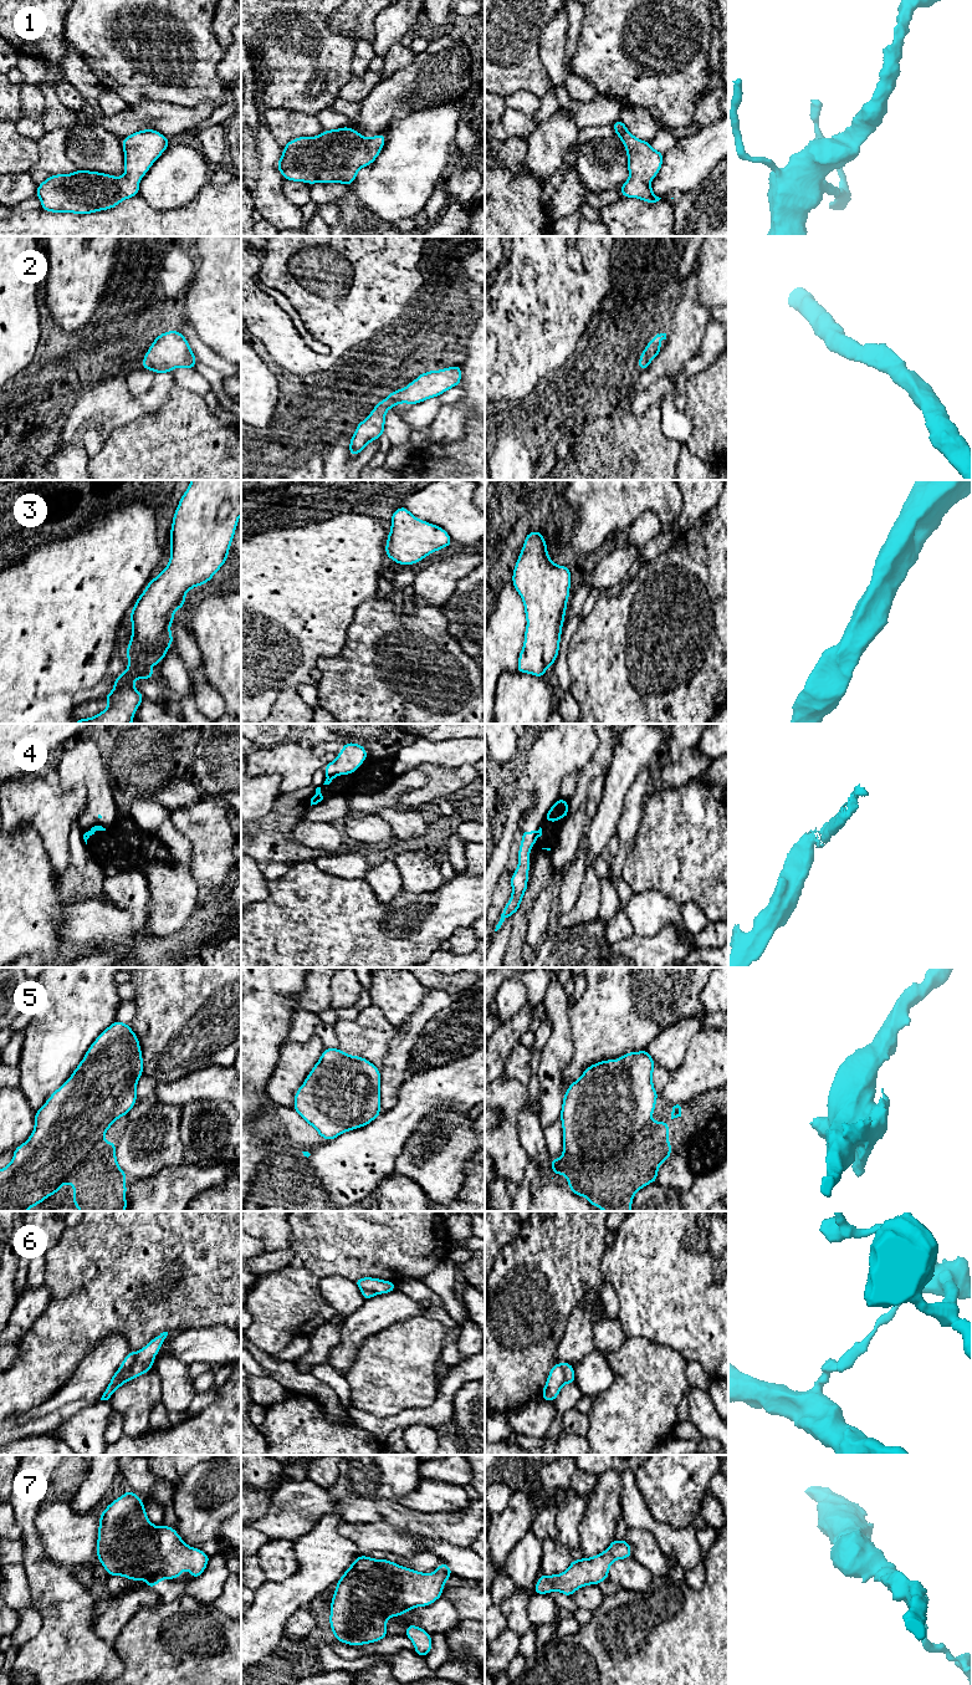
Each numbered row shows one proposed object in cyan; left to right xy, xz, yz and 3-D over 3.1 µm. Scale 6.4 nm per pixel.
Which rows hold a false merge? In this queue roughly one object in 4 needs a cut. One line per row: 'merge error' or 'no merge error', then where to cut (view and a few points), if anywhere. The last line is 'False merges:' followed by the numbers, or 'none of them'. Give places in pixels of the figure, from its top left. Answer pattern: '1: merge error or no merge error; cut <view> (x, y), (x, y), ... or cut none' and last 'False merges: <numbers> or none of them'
1: no merge error; cut none
2: no merge error; cut none
3: no merge error; cut none
4: merge error; cut xy (95, 830), (86, 833)
5: no merge error; cut none
6: merge error; cut xy (137, 1353), (128, 1367), (118, 1371)
7: no merge error; cut none
False merges: 4, 6

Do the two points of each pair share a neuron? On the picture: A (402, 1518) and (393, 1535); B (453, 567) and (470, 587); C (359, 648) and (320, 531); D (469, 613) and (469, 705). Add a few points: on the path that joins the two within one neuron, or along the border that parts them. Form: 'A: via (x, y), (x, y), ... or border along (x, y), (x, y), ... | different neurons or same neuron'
A: border along (382, 1520), (414, 1536) | different neurons
B: border along (471, 571), (459, 581), (456, 590), (445, 602) | different neurons
C: border along (368, 600), (356, 609), (341, 650) | different neurons
D: border along (449, 633), (471, 657) | different neurons

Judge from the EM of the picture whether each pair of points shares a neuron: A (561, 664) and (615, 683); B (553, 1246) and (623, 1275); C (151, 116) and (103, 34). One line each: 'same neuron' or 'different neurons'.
A: different neurons
B: different neurons
C: different neurons

